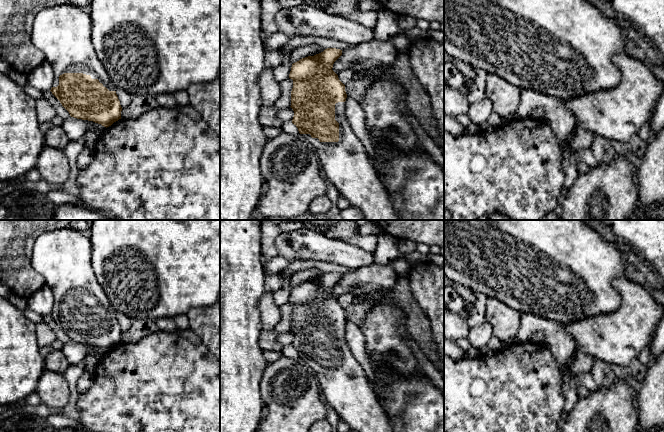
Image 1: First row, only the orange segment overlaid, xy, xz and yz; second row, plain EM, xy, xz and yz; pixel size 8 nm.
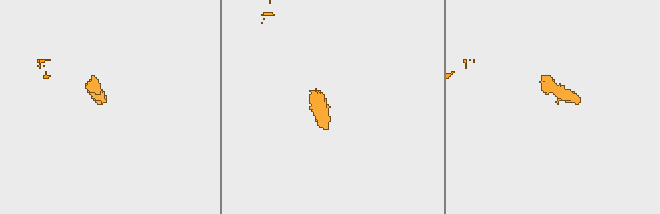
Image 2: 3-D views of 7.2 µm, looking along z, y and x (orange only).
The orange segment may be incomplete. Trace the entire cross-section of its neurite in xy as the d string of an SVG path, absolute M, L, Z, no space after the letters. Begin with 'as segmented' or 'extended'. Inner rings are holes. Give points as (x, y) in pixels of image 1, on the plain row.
extended; M65 227L39 235L33 245L31 263L52 290L54 304L50 315L71 341L93 345L106 352L121 343L117 311L92 268L92 245L88 234Z

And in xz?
extended; M327 272L292 288L292 347L311 368L326 404L356 432L394 432L345 337L345 309L332 294L342 274Z

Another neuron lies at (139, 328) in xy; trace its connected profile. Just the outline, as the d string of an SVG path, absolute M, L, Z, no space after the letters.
M132 319L130 328L126 332L122 332L121 342L135 343L143 337L158 331L159 329L154 320Z

